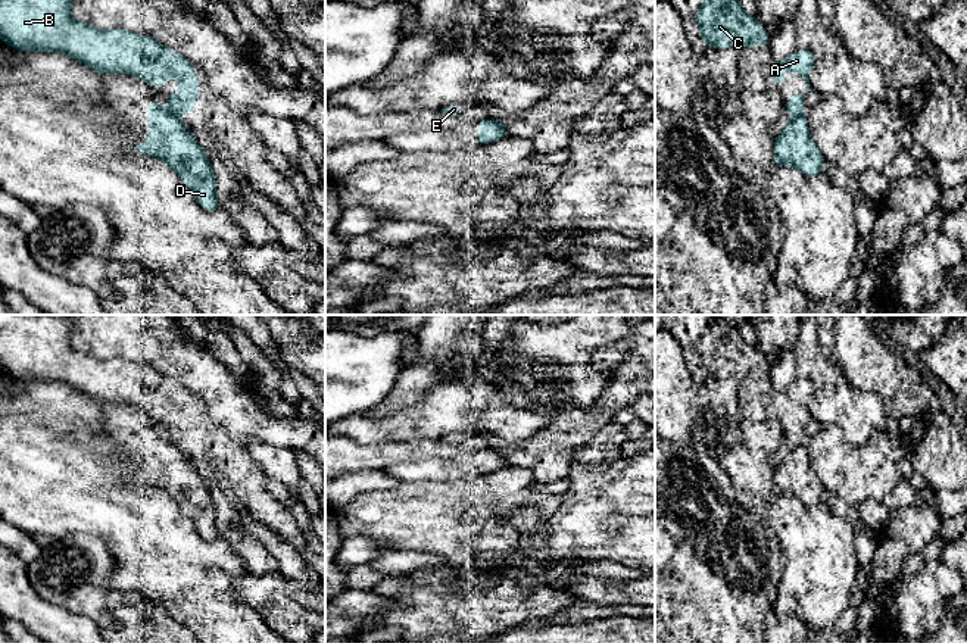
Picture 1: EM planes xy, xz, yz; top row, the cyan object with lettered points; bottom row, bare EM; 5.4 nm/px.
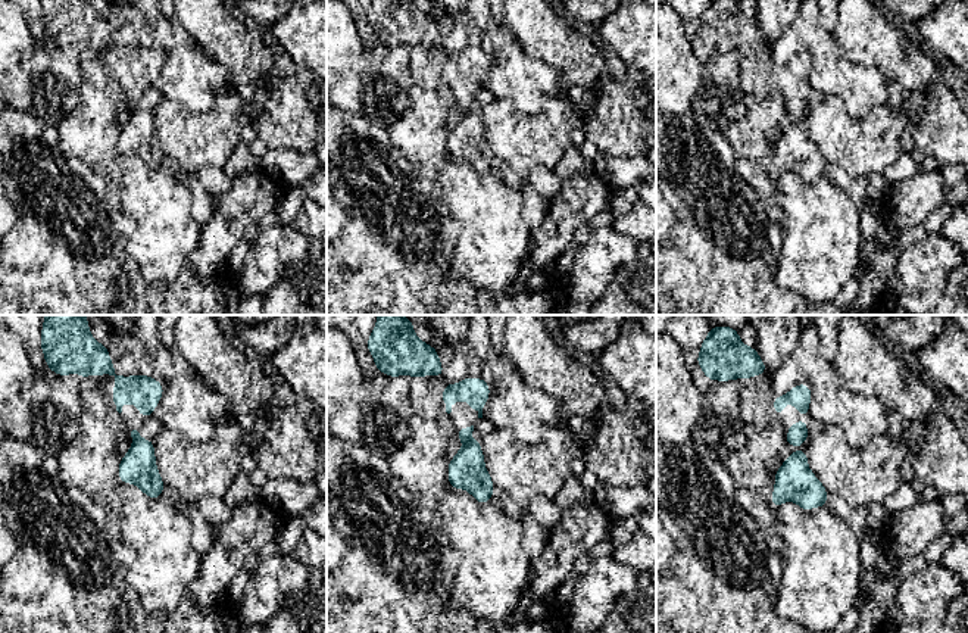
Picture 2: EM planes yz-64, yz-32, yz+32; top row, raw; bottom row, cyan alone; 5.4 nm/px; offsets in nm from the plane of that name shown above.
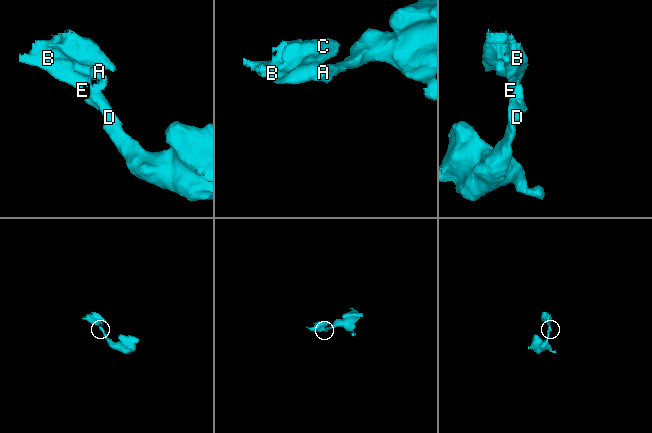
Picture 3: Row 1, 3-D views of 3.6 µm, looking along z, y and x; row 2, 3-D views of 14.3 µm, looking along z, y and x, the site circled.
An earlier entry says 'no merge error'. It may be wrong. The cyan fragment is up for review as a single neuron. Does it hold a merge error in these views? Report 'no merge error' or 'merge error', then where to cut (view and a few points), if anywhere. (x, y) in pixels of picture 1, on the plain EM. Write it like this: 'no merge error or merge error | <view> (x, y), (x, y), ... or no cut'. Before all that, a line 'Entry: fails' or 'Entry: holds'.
Entry: fails
merge error | yz (802, 442), (797, 446)

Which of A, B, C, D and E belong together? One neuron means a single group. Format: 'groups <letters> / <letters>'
groups A B C E / D

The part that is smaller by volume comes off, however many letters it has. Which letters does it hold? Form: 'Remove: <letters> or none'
Remove: A, B, C, E

